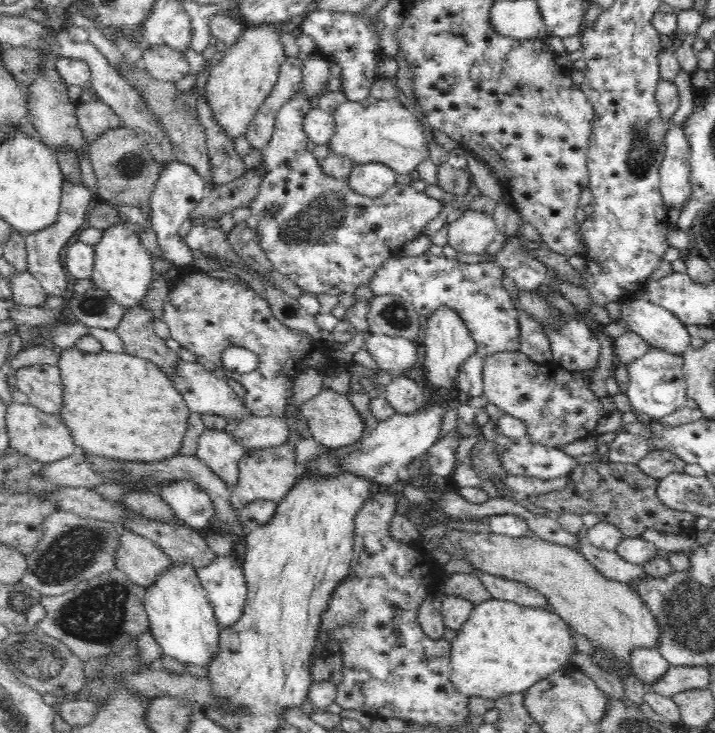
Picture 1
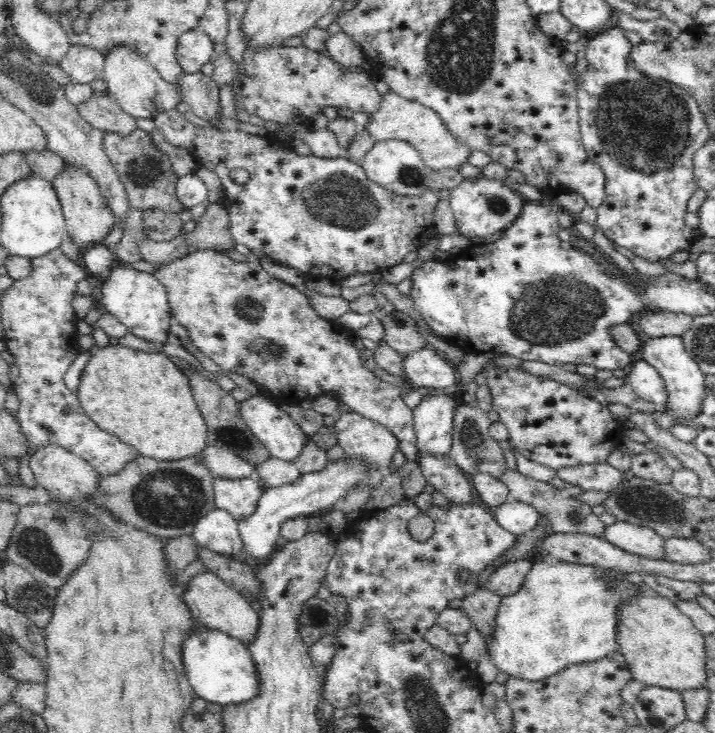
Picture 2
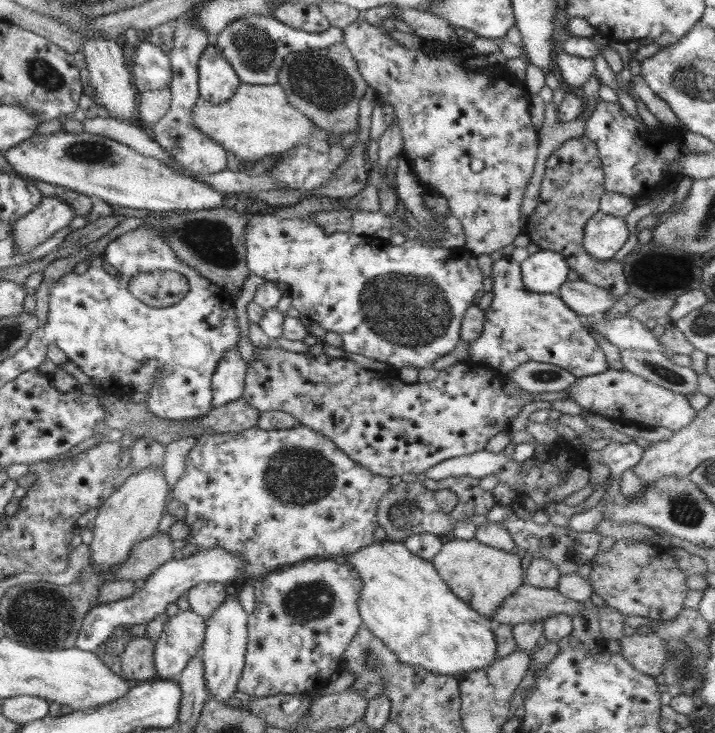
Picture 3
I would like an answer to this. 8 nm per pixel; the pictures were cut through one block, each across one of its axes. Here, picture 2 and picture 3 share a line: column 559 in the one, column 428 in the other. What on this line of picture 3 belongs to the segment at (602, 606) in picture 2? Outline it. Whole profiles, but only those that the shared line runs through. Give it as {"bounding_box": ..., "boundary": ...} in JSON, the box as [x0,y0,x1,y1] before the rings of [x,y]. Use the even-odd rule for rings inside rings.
{"bounding_box":[341,540,497,678],"boundary":[[[387,540],[373,542],[341,560],[351,564],[363,582],[357,600],[363,626],[371,634],[375,634],[387,646],[387,650],[391,650],[399,658],[401,664],[423,668],[435,676],[459,678],[467,672],[483,670],[485,666],[491,666],[497,660],[497,642],[495,642],[495,634],[489,628],[491,620],[479,614],[475,608],[471,608],[469,602],[457,598],[451,592],[451,588],[441,580],[433,564],[411,554],[403,544],[387,542]]]}

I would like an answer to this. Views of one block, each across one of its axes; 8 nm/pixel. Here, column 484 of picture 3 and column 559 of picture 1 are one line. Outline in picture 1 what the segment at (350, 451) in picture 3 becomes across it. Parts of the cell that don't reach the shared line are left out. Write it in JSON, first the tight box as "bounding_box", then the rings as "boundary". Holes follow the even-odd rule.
{"bounding_box":[484,352,604,448],"boundary":[[[502,352],[502,354],[492,354],[490,358],[484,360],[484,394],[488,398],[488,404],[498,406],[504,414],[510,414],[518,420],[522,420],[526,424],[526,432],[528,432],[528,440],[532,444],[540,444],[546,448],[556,448],[558,446],[566,446],[574,440],[582,440],[594,434],[594,430],[598,428],[600,418],[604,418],[604,406],[600,402],[600,398],[596,398],[592,394],[590,386],[590,378],[594,376],[594,370],[598,368],[598,364],[592,370],[582,370],[582,372],[568,372],[564,370],[560,364],[556,362],[546,362],[546,364],[538,364],[534,360],[528,360],[522,352]]]}

